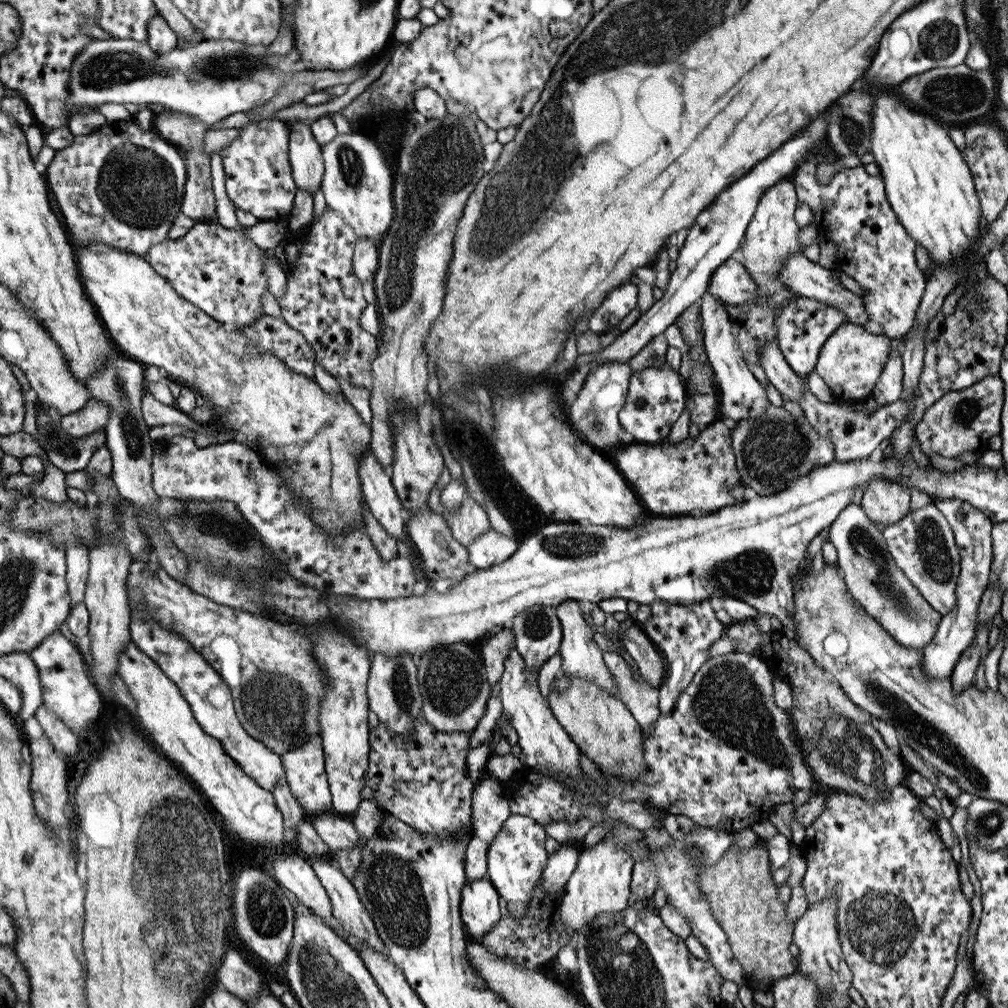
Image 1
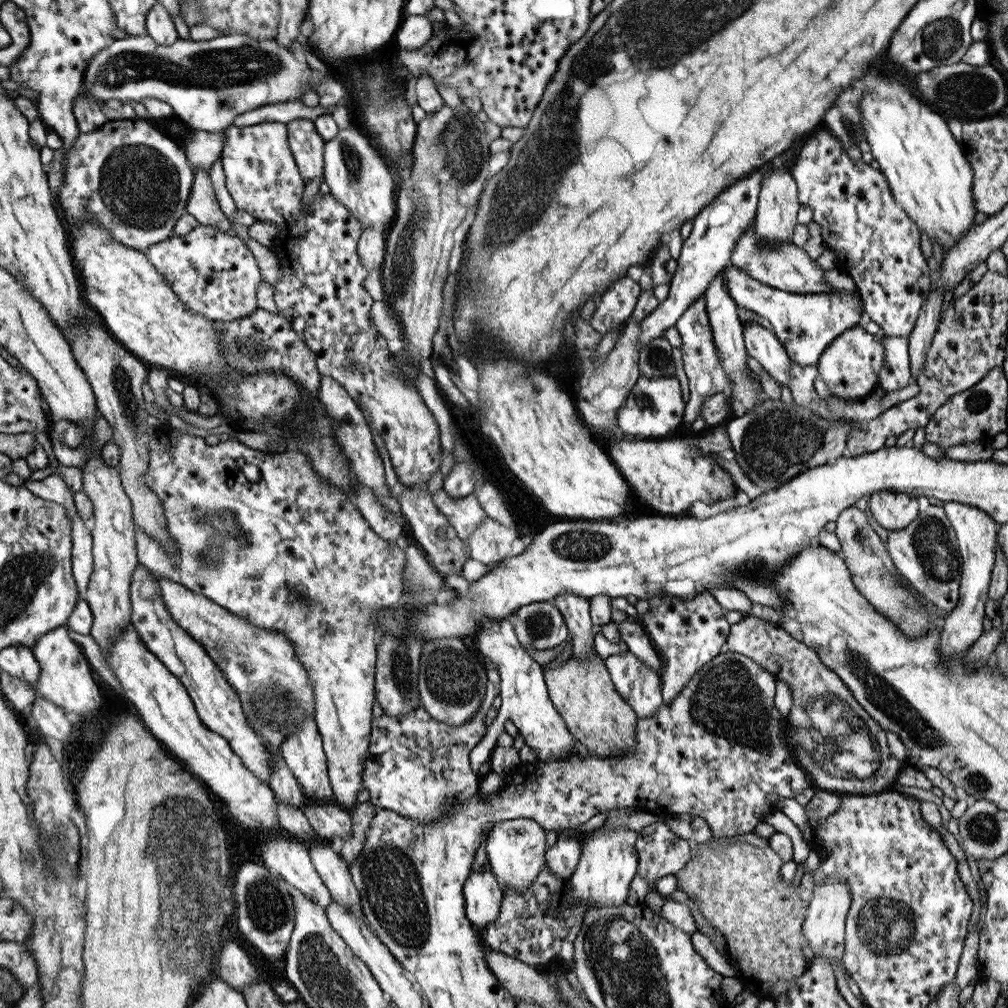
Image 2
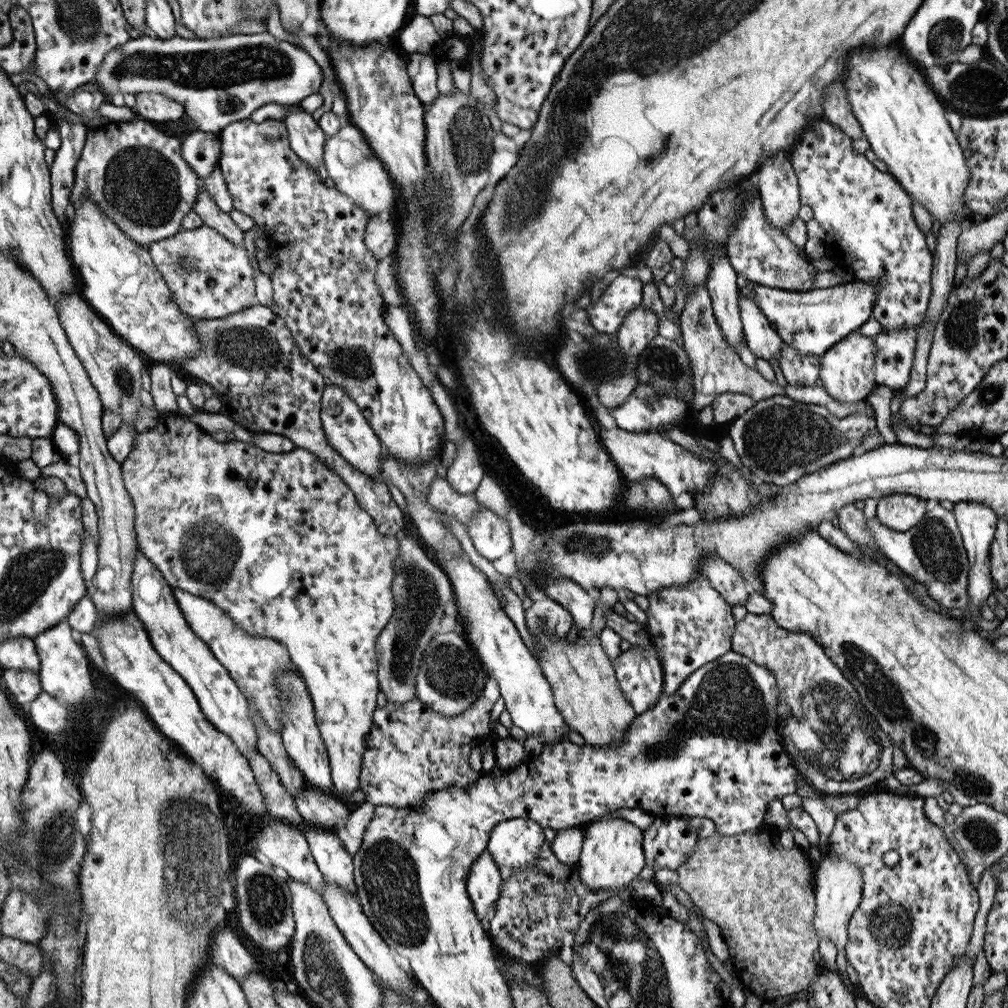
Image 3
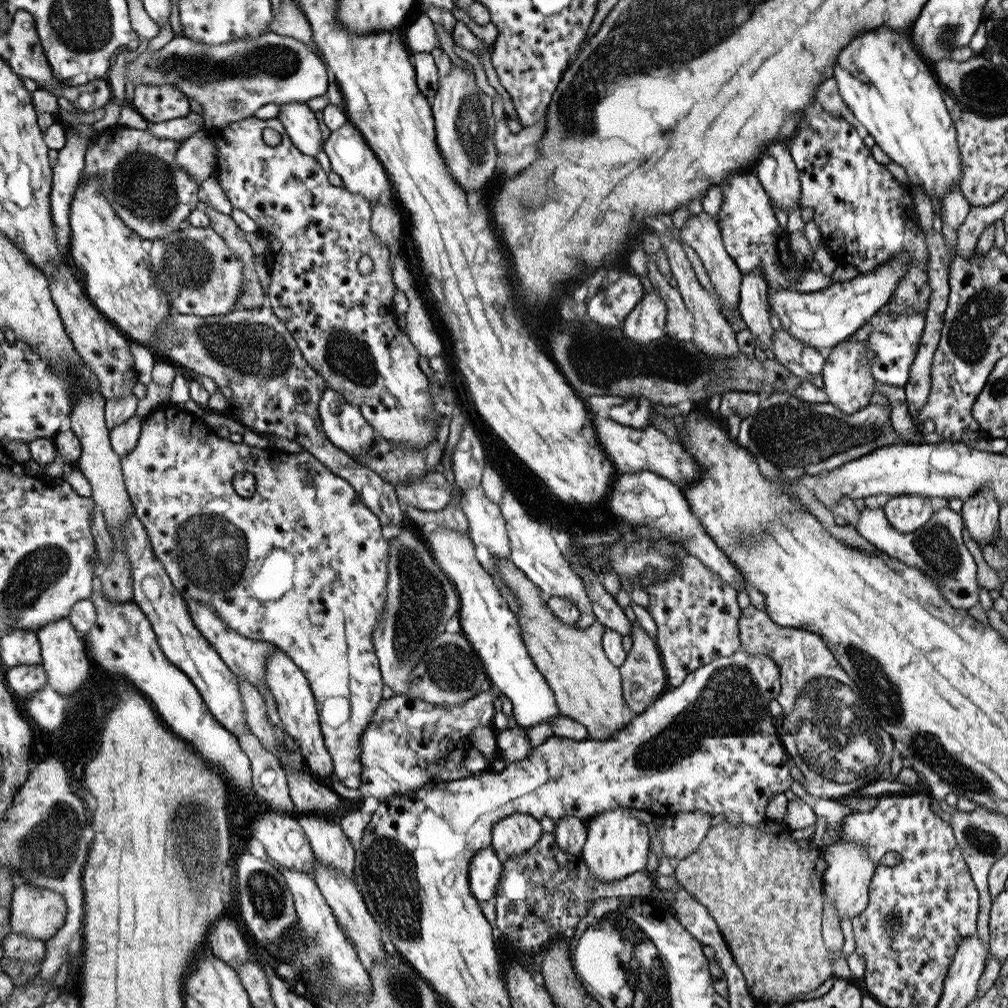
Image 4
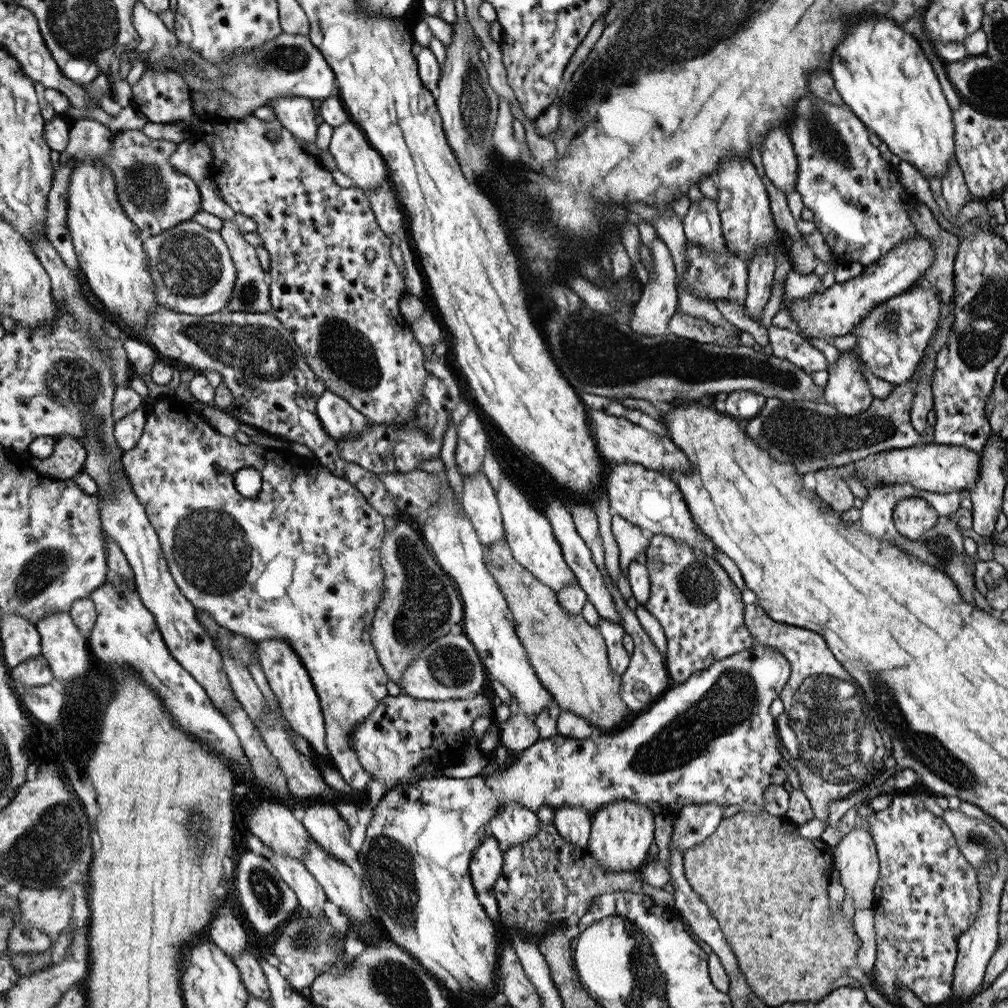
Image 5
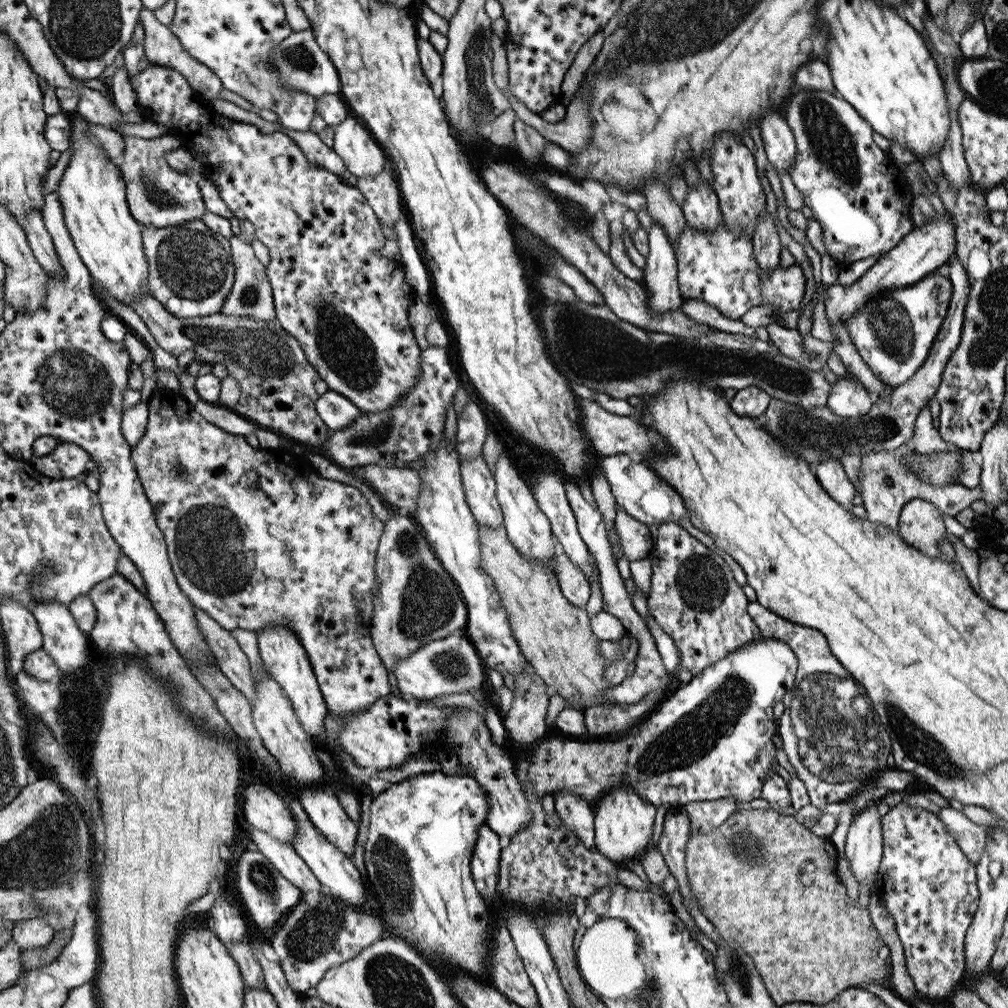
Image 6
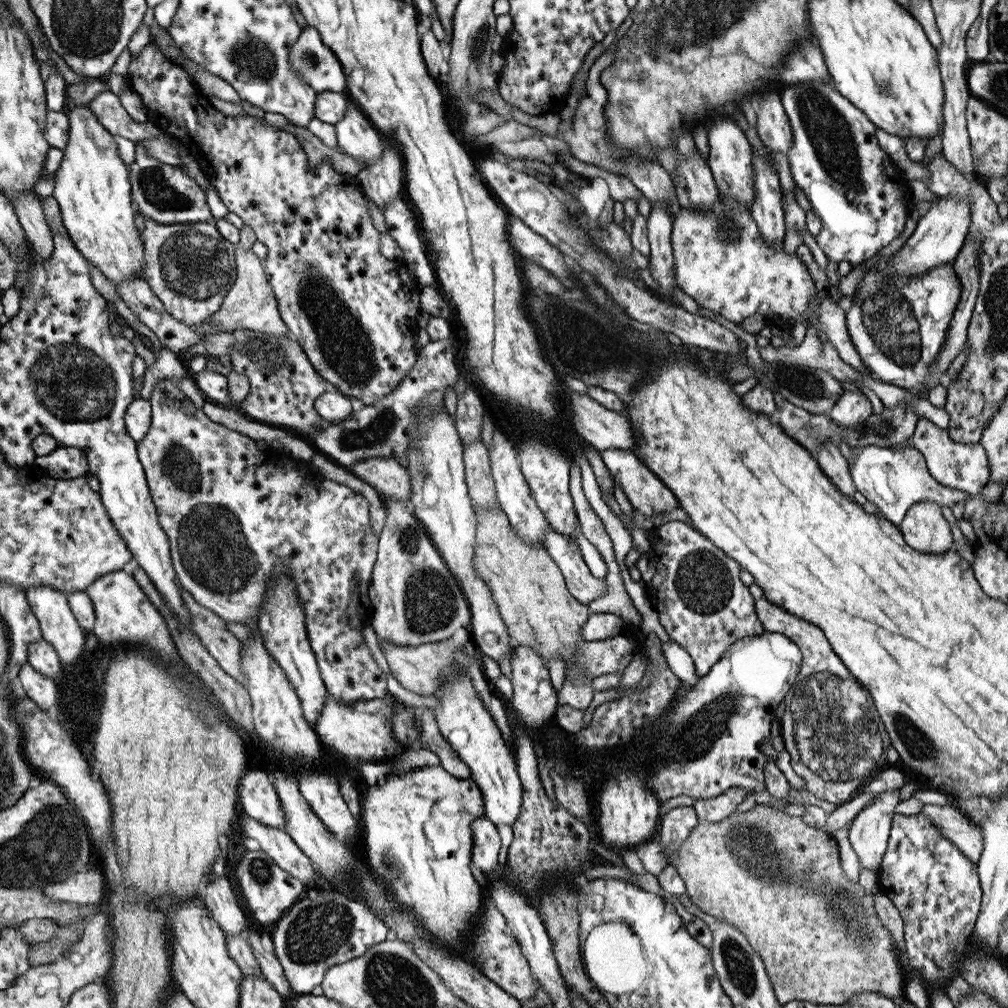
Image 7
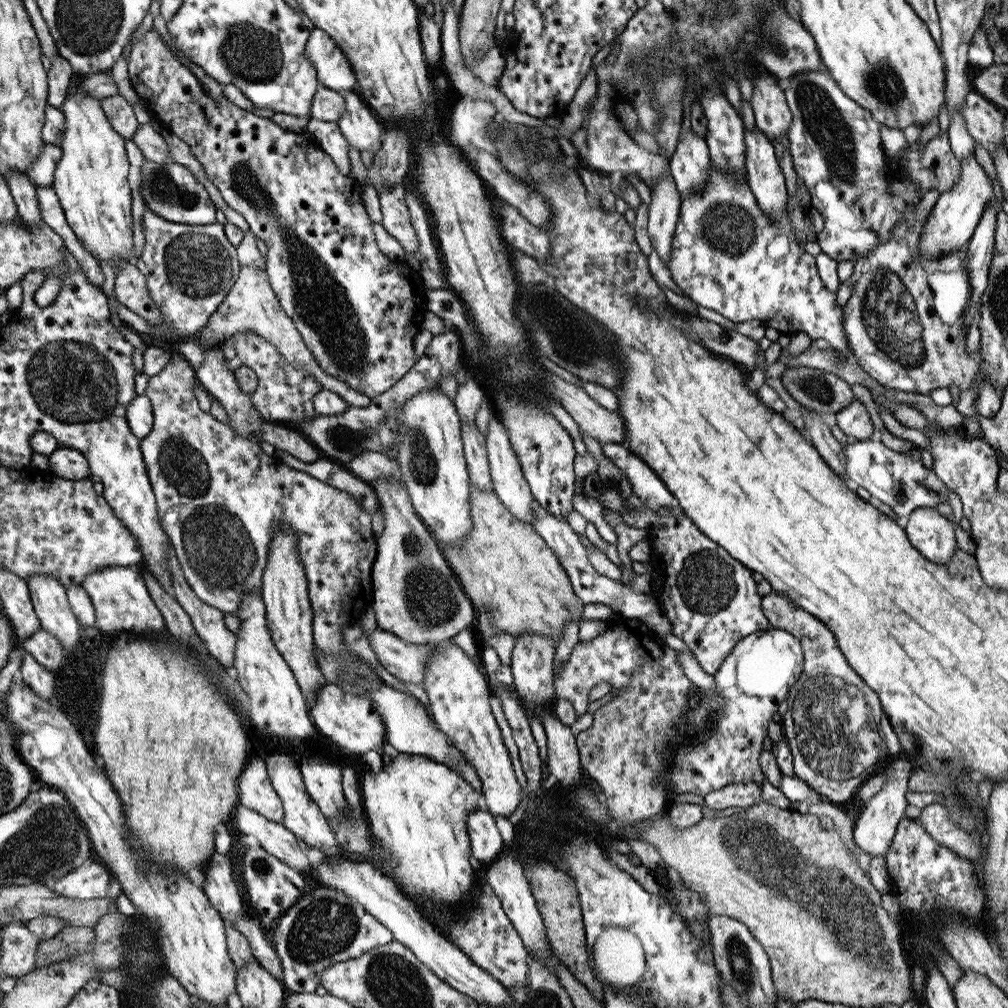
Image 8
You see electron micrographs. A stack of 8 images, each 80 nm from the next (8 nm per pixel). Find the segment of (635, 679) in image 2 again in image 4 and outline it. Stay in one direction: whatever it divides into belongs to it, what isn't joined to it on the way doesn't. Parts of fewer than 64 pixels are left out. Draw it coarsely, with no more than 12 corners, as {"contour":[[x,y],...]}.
{"contour":[[632,624],[623,698],[639,715],[667,690],[657,642]]}

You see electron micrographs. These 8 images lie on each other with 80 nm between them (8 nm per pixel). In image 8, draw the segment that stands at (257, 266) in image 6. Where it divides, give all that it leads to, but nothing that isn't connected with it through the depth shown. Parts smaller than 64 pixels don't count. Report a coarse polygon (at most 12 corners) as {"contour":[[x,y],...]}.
{"contour":[[240,269],[198,332],[202,349],[251,330],[349,407],[374,399],[330,377],[281,310],[267,273]]}

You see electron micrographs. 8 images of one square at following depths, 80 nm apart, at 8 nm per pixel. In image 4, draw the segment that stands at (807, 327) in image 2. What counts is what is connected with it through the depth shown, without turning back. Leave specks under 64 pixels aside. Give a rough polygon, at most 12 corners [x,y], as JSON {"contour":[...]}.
{"contour":[[909,252],[816,292],[768,289],[781,329],[824,359],[892,296]]}

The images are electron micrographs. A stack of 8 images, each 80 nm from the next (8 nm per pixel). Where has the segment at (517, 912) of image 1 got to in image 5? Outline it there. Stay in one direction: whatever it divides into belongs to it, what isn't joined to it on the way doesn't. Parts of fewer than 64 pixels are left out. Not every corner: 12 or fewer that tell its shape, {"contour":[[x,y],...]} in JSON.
{"contour":[[504,804],[488,828],[508,848],[539,834],[536,812]]}

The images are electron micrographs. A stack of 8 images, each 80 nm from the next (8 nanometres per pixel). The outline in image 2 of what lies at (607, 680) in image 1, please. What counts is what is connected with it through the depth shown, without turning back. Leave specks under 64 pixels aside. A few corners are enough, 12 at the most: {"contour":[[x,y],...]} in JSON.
{"contour":[[561,594],[552,602],[568,625],[572,654],[595,654],[590,598]]}

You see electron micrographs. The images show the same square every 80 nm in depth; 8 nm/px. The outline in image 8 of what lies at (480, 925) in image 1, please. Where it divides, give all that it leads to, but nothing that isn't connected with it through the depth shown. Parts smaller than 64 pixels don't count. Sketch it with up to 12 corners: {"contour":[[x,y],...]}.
{"contour":[[491,811],[468,816],[472,854],[490,866],[504,846]]}

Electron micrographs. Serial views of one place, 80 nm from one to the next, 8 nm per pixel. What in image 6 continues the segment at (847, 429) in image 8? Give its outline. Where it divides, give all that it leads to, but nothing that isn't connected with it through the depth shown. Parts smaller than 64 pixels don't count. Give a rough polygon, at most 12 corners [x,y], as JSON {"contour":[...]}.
{"contour":[[854,377],[832,384],[827,408],[840,418],[870,412],[875,398]]}

